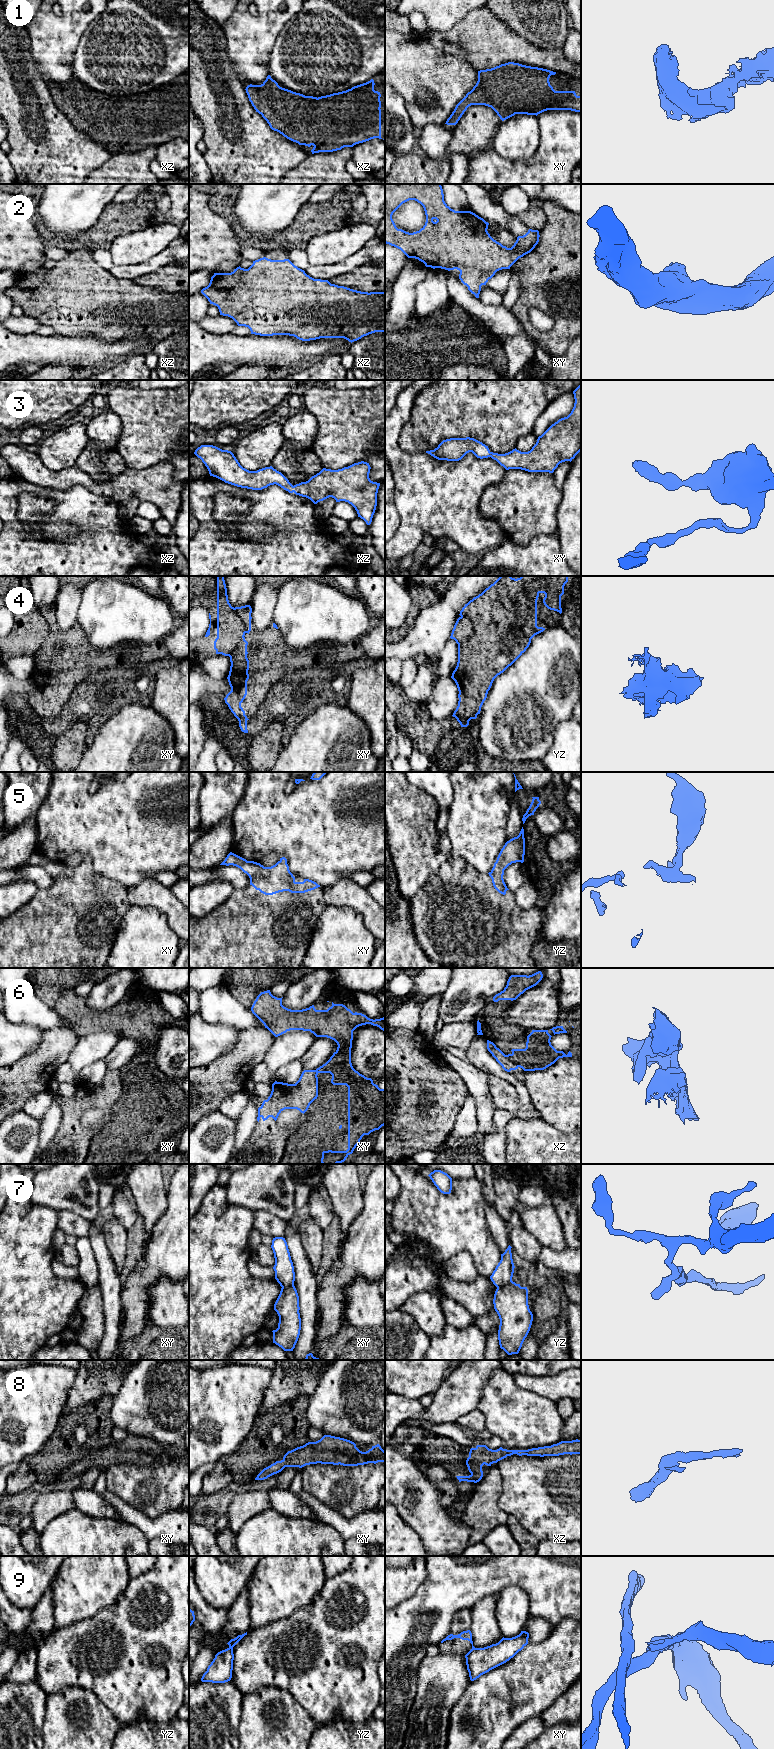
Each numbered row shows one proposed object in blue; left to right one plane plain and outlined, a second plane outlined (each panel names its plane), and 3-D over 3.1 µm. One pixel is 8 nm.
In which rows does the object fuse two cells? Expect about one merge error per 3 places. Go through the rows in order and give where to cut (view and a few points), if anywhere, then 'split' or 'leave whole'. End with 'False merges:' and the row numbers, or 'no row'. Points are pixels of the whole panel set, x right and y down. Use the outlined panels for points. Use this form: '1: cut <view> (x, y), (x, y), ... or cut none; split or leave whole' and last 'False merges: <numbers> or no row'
1: cut none; leave whole
2: cut none; leave whole
3: cut none; leave whole
4: cut yz (462, 615), (471, 622), (473, 633), (458, 644); split
5: cut none; leave whole
6: cut xz (506, 1055), (518, 1066); split
7: cut yz (511, 1280), (507, 1284), (497, 1287); split
8: cut none; leave whole
9: cut yz (229, 1647), (232, 1649); split
False merges: 4, 6, 7, 9

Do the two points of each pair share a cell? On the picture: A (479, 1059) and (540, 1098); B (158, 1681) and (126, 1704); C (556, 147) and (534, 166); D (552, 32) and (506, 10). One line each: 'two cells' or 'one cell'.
A: two cells
B: one cell
C: one cell
D: one cell

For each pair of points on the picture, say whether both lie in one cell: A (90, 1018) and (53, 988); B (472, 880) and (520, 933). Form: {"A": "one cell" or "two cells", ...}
{"A": "one cell", "B": "one cell"}

